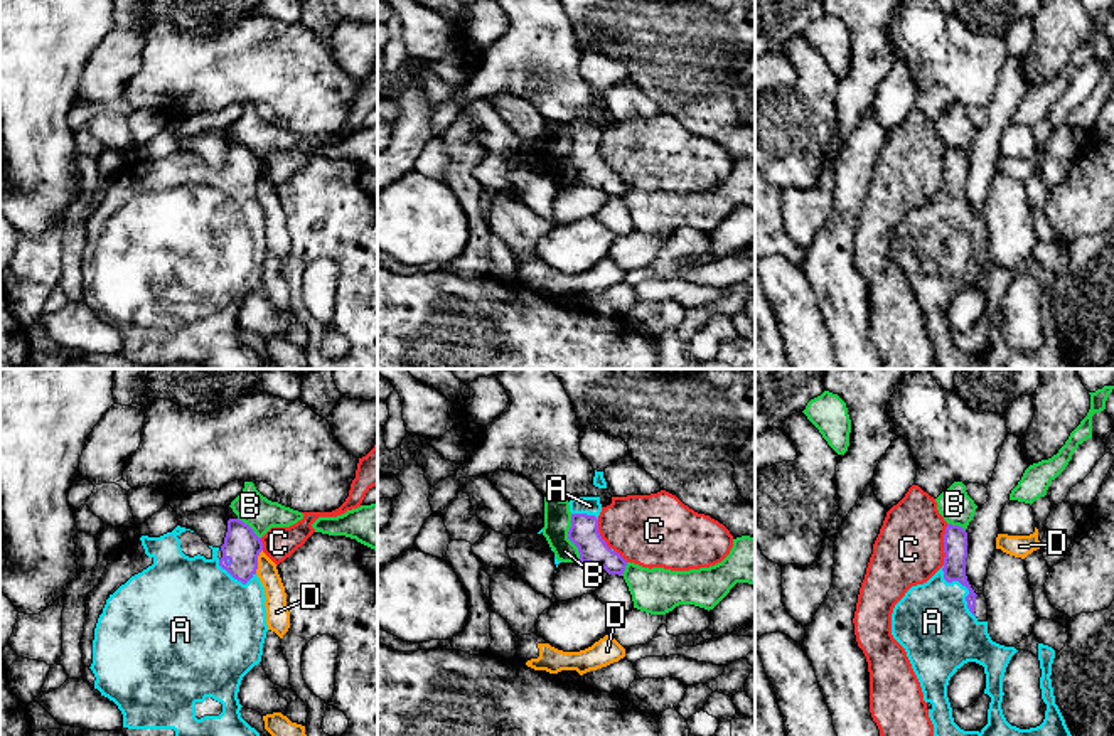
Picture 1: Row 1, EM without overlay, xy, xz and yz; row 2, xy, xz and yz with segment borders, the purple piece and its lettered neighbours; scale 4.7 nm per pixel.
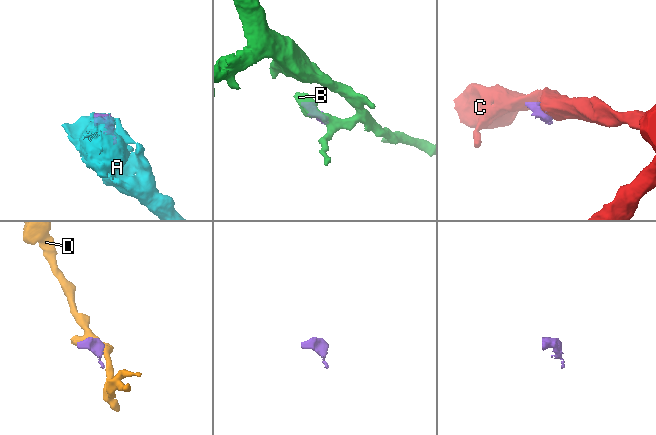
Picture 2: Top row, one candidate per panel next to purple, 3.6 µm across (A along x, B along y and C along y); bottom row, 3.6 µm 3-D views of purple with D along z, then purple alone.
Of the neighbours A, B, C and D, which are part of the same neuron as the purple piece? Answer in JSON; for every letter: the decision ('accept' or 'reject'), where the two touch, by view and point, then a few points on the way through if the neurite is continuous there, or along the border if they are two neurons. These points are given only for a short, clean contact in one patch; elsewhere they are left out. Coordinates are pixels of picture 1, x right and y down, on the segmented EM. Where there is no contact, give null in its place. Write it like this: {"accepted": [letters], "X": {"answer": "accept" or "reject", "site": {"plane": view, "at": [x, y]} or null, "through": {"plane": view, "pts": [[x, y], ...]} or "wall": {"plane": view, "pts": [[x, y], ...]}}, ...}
{"accepted": ["A"], "A": {"answer": "accept", "site": {"plane": "yz", "at": [964, 585]}}, "B": {"answer": "reject", "site": {"plane": "xz", "at": [568, 538]}, "wall": {"plane": "xz", "pts": [[570, 514], [568, 539], [577, 548], [580, 561]]}}, "C": {"answer": "reject", "site": {"plane": "yz", "at": [944, 544]}, "wall": {"plane": "yz", "pts": [[947, 524], [942, 565]]}}, "D": {"answer": "reject", "site": {"plane": "xy", "at": [257, 561]}, "wall": {"plane": "xy", "pts": [[262, 549], [255, 573]]}}}

